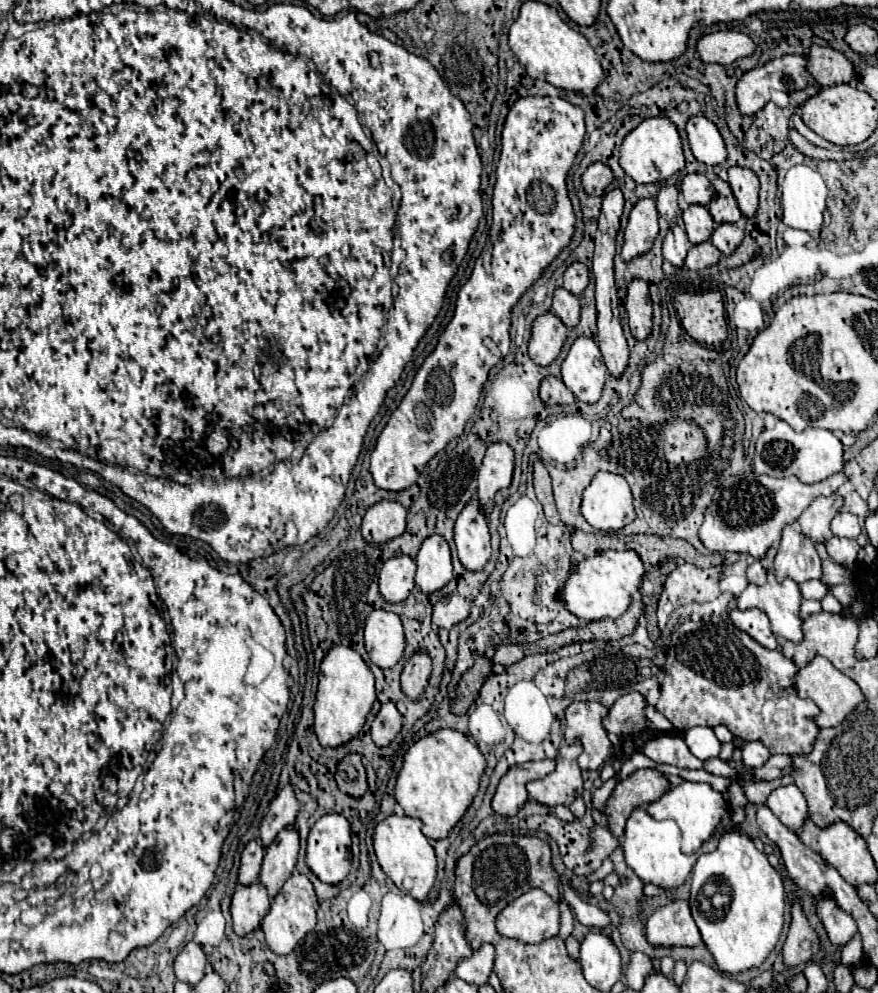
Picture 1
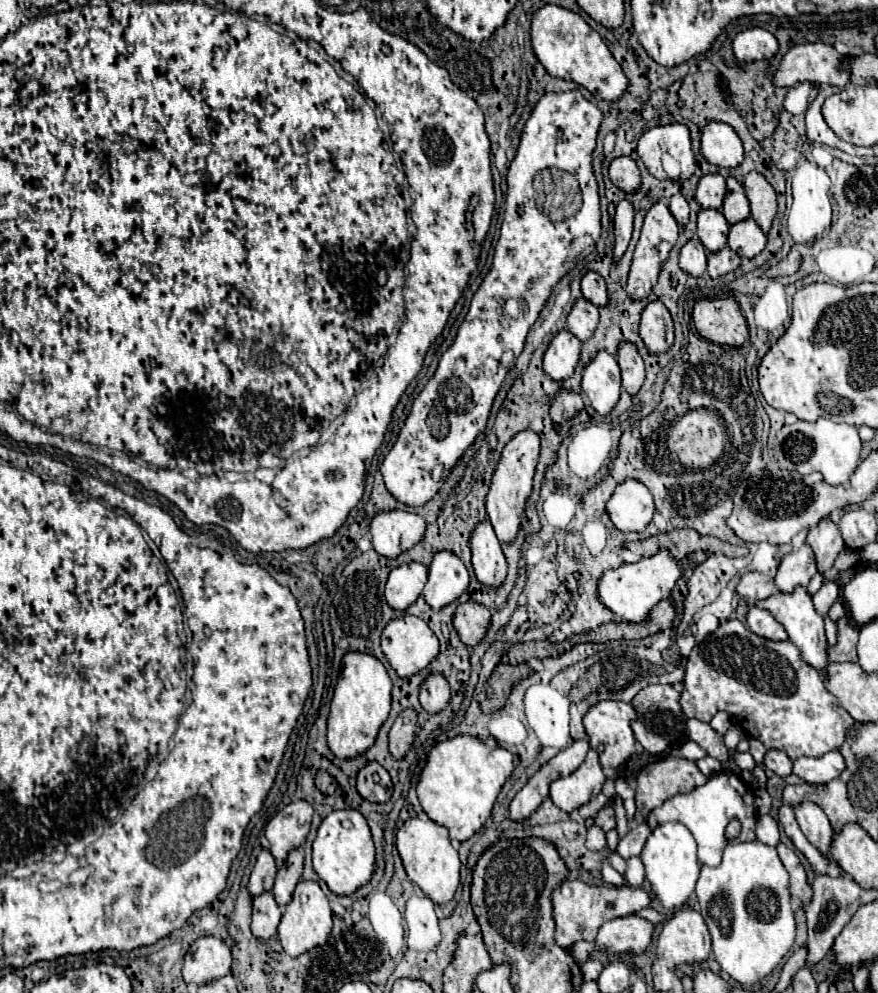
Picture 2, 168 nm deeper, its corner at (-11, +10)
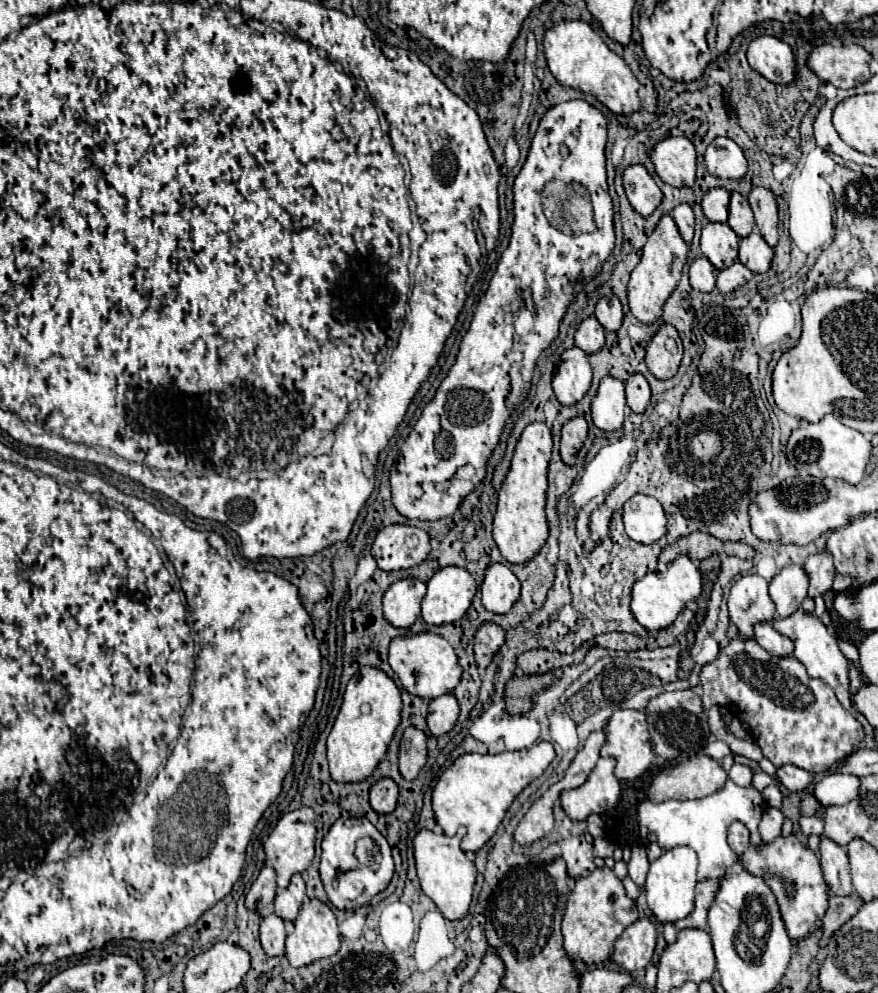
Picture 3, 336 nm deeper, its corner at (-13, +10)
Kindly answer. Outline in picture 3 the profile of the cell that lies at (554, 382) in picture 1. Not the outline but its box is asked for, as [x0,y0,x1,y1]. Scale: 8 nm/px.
[561,416,587,464]

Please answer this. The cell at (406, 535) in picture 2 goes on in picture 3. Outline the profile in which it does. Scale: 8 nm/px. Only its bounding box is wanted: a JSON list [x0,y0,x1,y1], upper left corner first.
[371,524,429,570]

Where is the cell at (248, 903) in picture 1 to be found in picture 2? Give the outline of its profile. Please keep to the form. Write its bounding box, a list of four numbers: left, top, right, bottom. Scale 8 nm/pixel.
[251,892,281,940]

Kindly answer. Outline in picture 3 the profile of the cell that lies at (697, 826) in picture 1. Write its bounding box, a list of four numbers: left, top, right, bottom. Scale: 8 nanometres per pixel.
[637,780,765,880]

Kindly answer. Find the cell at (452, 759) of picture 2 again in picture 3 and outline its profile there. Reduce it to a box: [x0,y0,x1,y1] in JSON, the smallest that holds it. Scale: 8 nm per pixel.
[433,742,555,854]

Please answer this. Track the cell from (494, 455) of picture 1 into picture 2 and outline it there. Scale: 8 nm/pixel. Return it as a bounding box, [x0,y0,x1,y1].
[487,430,541,544]

